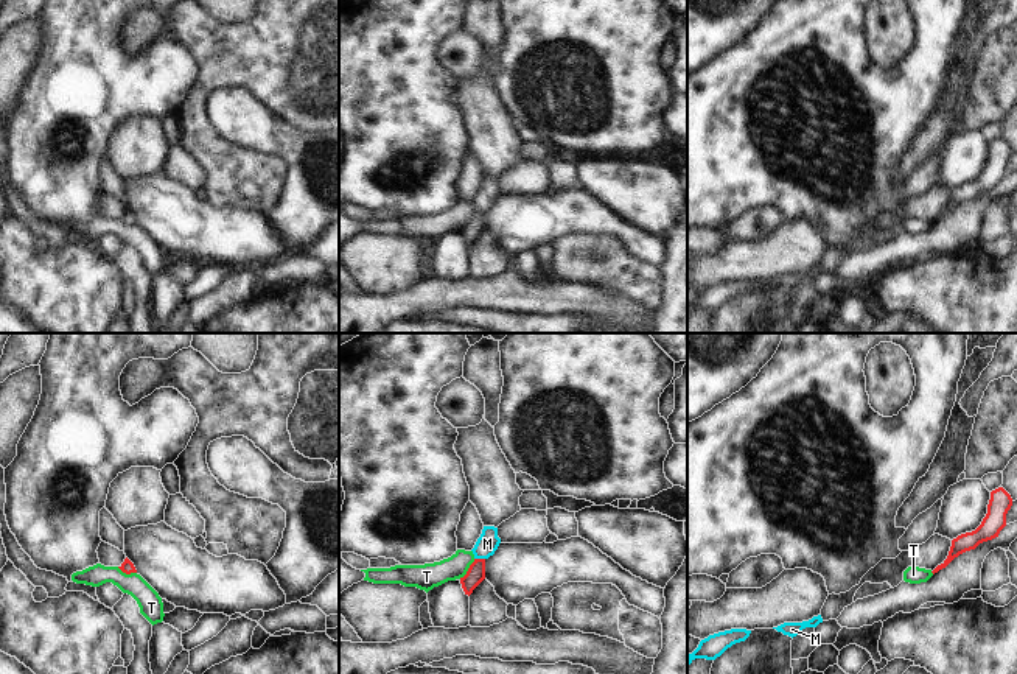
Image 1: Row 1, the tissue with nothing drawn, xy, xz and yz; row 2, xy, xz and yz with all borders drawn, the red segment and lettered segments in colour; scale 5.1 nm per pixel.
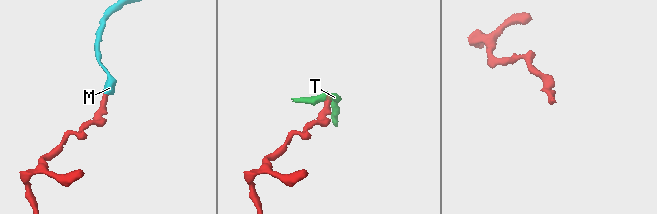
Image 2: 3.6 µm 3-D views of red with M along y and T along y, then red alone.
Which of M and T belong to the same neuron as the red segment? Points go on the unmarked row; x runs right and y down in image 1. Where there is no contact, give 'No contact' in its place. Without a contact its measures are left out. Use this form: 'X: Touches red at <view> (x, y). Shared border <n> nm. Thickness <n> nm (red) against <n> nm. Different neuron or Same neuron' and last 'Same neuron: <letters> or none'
M: Touches red at xz (479, 210). Shared border 60 nm. Thickness 100 nm (red) against 110 nm. Same neuron
T: Touches red at xz (468, 221). Shared border 130 nm. Thickness 100 nm (red) against 130 nm. Different neuron
Same neuron: M

